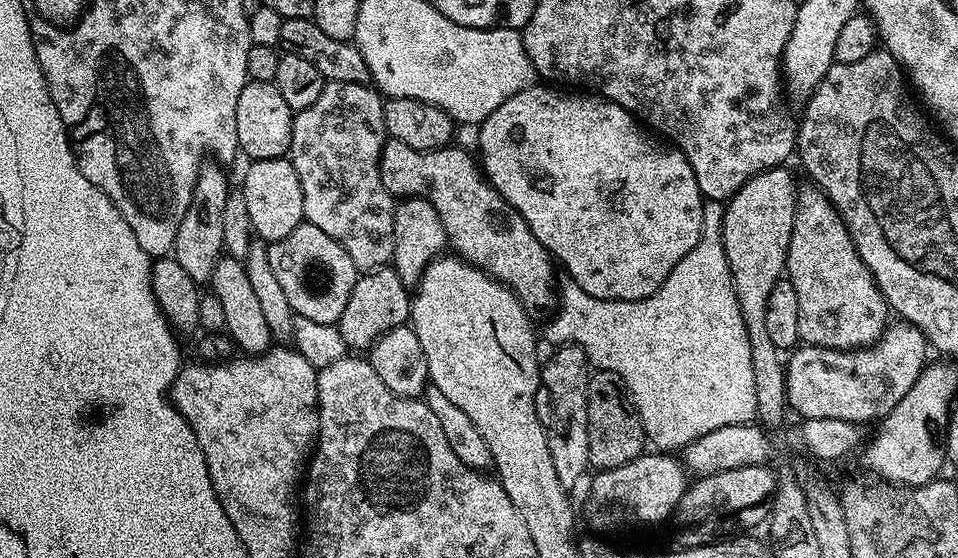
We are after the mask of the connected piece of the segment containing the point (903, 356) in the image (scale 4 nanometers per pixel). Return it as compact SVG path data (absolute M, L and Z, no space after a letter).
M892 322L884 329L884 333L874 344L868 345L867 348L857 348L850 352L839 352L836 348L814 348L811 346L800 346L791 353L792 357L786 360L786 390L788 391L788 406L793 413L797 412L797 417L813 420L814 418L835 418L842 421L854 421L856 423L870 424L884 418L886 413L894 410L894 406L898 406L898 402L902 402L902 398L906 398L906 394L910 390L910 386L914 386L914 382L920 377L920 371L926 367L926 361L929 359L930 345L925 340L923 334L917 328L907 322Z

